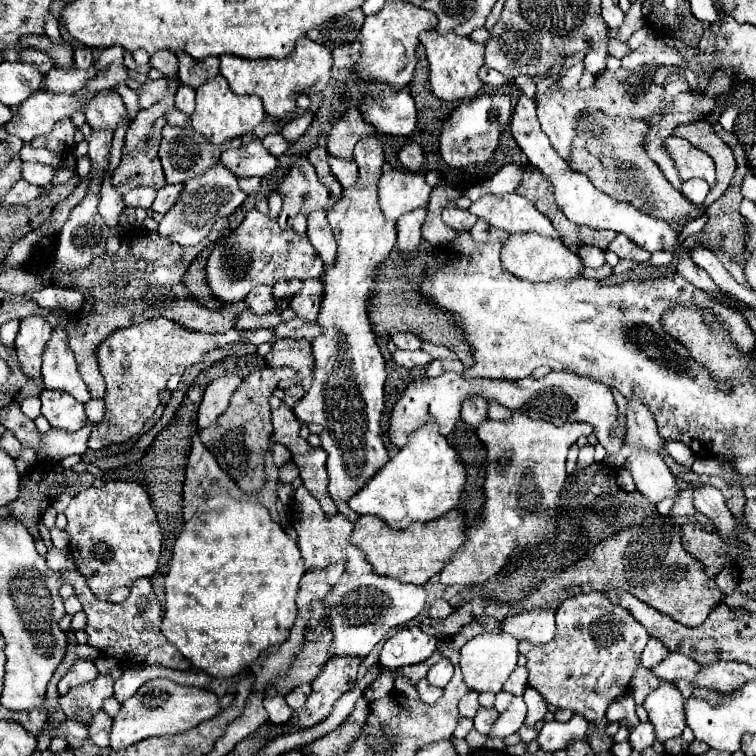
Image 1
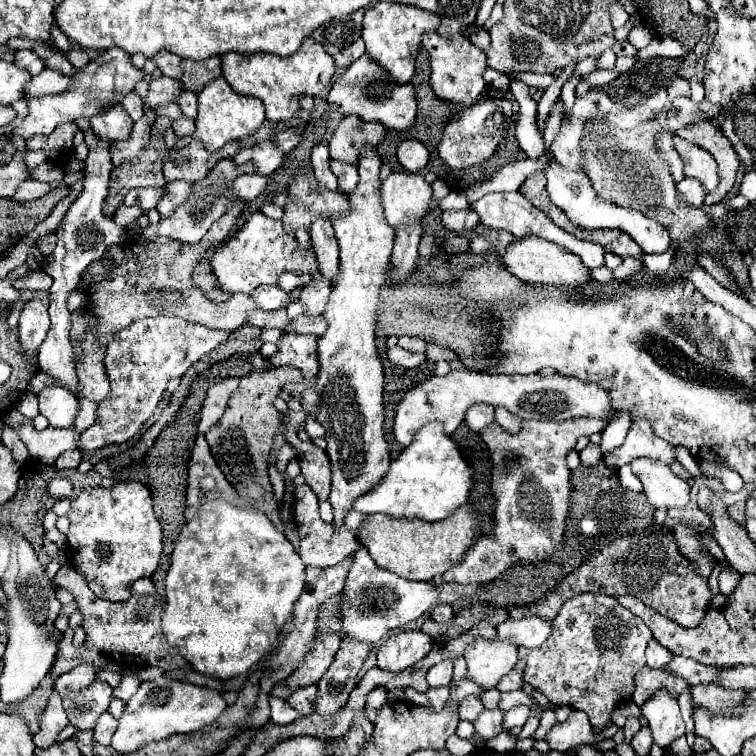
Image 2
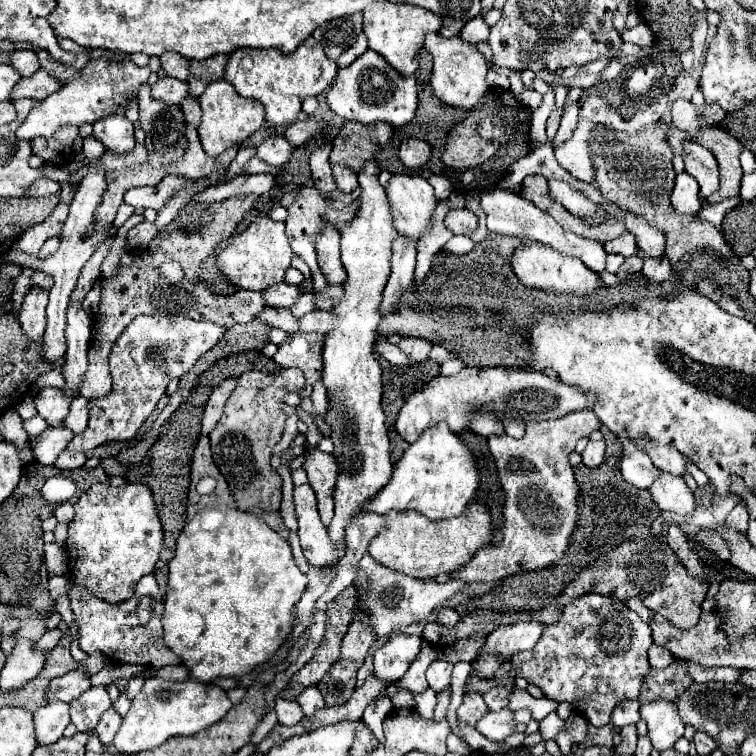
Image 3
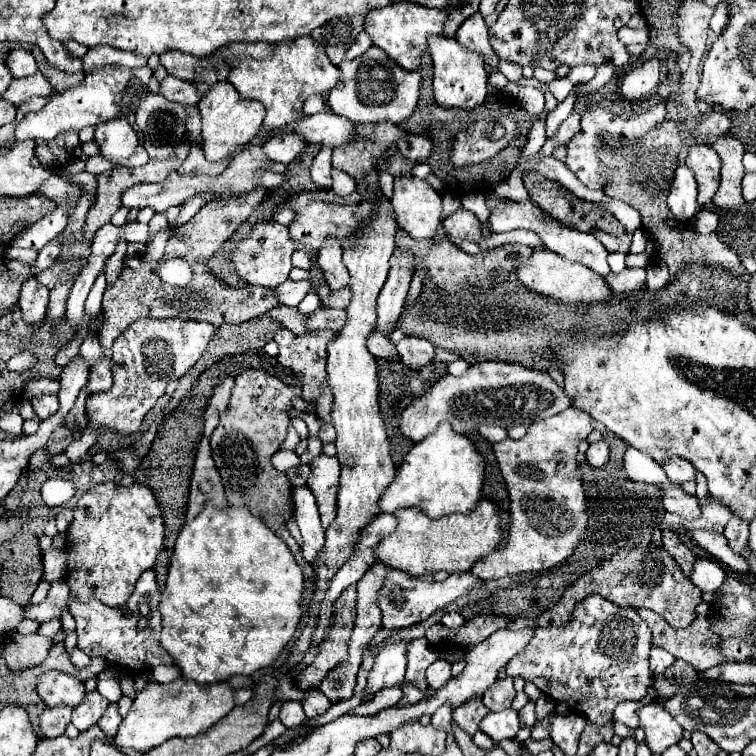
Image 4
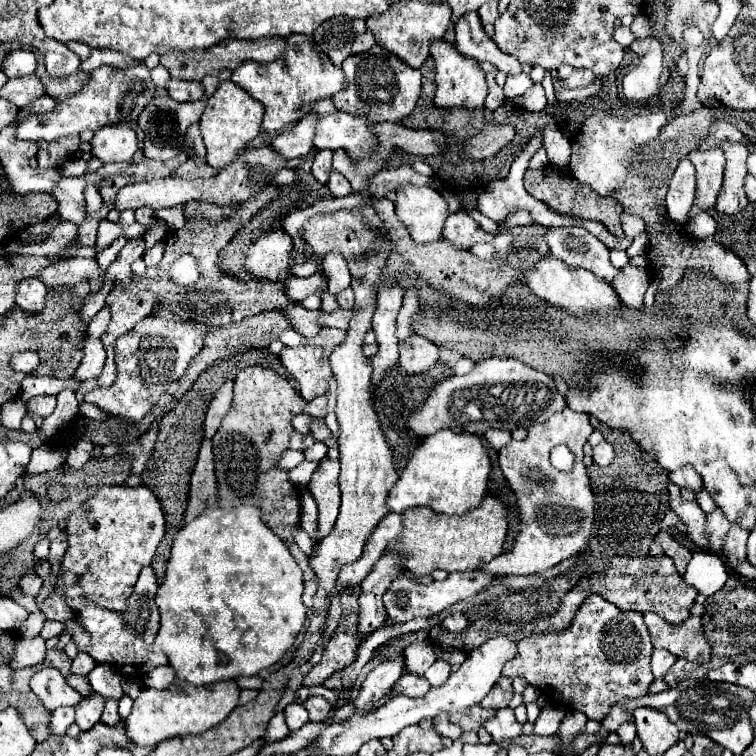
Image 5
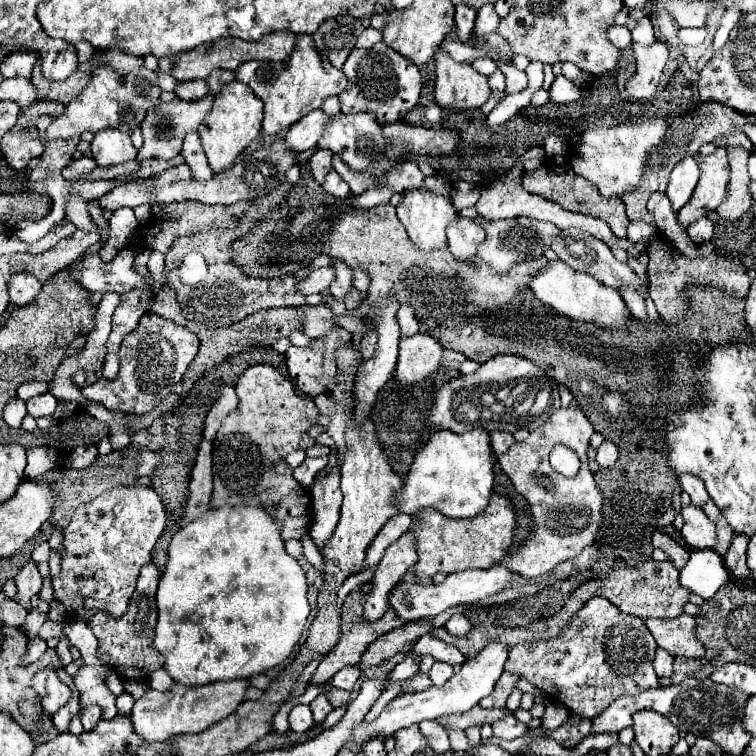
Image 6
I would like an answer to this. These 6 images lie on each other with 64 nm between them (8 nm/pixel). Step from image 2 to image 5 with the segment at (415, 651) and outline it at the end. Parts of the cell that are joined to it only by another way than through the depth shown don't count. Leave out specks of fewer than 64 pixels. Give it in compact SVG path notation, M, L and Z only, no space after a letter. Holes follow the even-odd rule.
M392 654L388 658L384 658L362 682L360 694L354 700L354 706L362 712L372 708L372 704L386 694L388 690L392 690L392 686L402 678L404 674L404 656L402 654Z

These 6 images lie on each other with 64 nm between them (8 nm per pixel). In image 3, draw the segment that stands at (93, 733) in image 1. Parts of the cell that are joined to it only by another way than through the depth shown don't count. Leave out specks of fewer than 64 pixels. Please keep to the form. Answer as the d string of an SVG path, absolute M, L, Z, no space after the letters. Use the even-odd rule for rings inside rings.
M112 708L102 714L102 718L100 718L98 726L96 726L96 734L98 734L98 738L100 738L100 742L102 742L104 746L112 742L114 734L116 734L118 728L120 728L120 722L122 722L122 718L120 718Z

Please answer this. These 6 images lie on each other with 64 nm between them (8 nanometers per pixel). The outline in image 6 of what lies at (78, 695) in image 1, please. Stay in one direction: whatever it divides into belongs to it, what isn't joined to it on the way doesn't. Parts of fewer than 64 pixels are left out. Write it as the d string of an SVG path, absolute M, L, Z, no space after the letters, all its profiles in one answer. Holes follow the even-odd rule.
M90 704L80 712L80 720L82 720L84 730L92 730L100 718L102 718L102 710L98 704Z

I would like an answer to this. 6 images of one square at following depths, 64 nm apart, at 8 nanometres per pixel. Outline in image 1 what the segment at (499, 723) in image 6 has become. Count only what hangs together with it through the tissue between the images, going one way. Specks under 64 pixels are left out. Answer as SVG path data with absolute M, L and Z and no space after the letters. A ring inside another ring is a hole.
M480 708L476 712L476 716L474 716L474 728L478 732L482 732L482 734L488 734L490 728L492 728L492 724L496 722L496 718L498 718L496 708Z

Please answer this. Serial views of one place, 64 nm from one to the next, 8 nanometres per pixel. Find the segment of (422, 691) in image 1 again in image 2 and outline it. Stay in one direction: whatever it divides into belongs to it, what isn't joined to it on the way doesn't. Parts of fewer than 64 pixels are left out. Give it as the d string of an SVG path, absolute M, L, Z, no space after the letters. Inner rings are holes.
M428 688L426 692L430 704L434 710L438 708L444 708L446 706L446 700L448 700L448 688Z

